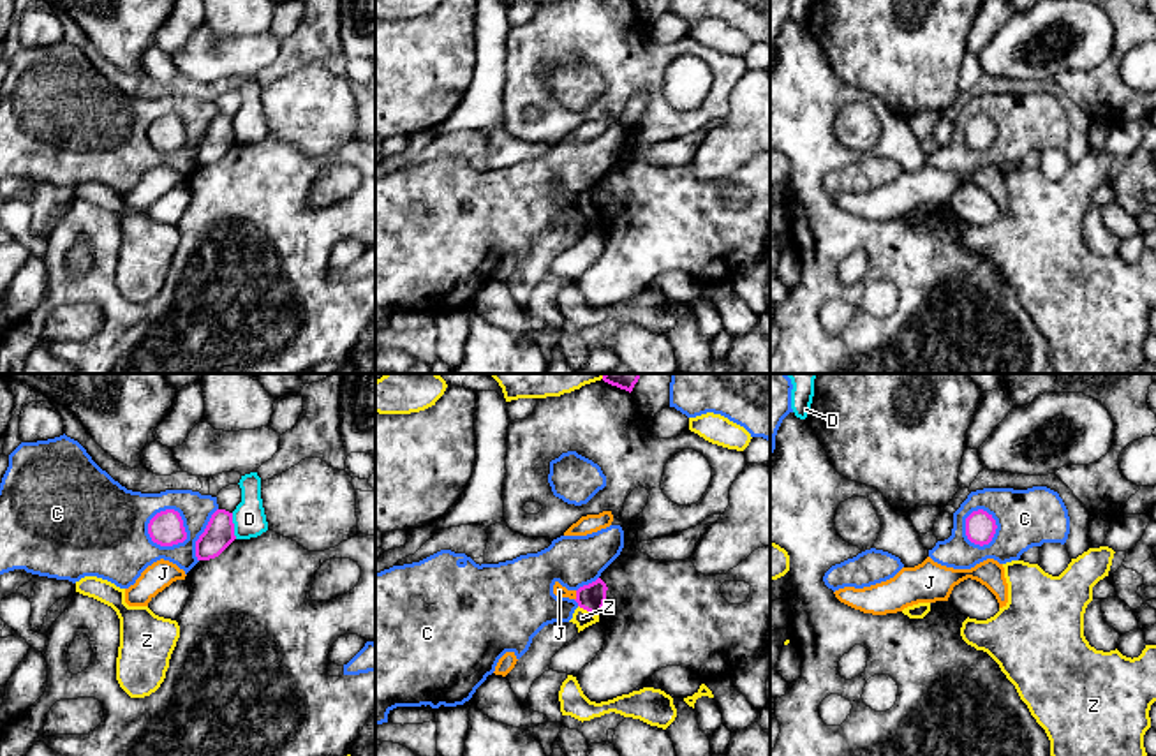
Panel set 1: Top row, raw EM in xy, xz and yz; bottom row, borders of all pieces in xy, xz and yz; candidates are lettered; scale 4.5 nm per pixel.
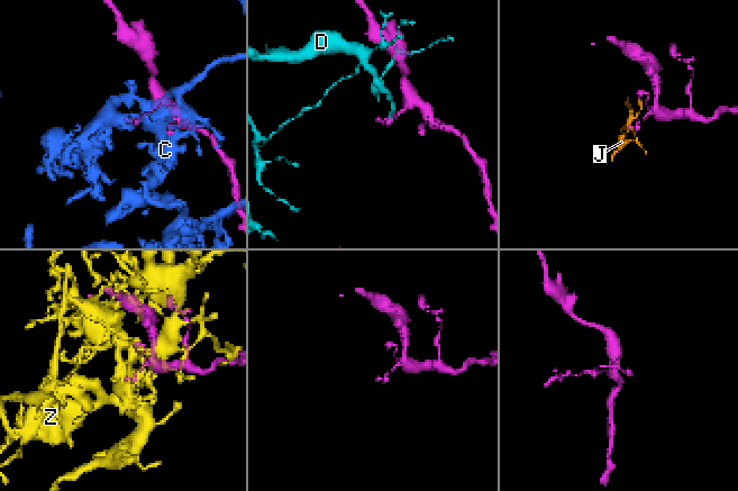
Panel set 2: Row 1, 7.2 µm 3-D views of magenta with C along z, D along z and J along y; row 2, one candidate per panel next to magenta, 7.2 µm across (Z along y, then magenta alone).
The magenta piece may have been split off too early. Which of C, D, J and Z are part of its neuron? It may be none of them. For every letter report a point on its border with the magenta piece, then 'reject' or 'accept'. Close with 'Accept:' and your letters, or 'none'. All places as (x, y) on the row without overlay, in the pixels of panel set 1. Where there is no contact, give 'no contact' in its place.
C: xy (163, 150) | reject
D: xy (233, 131) | reject
J: xz (577, 201) | reject
Z: xz (589, 215) | reject
Accept: none

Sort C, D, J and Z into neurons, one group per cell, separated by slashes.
C / D / J / Z

